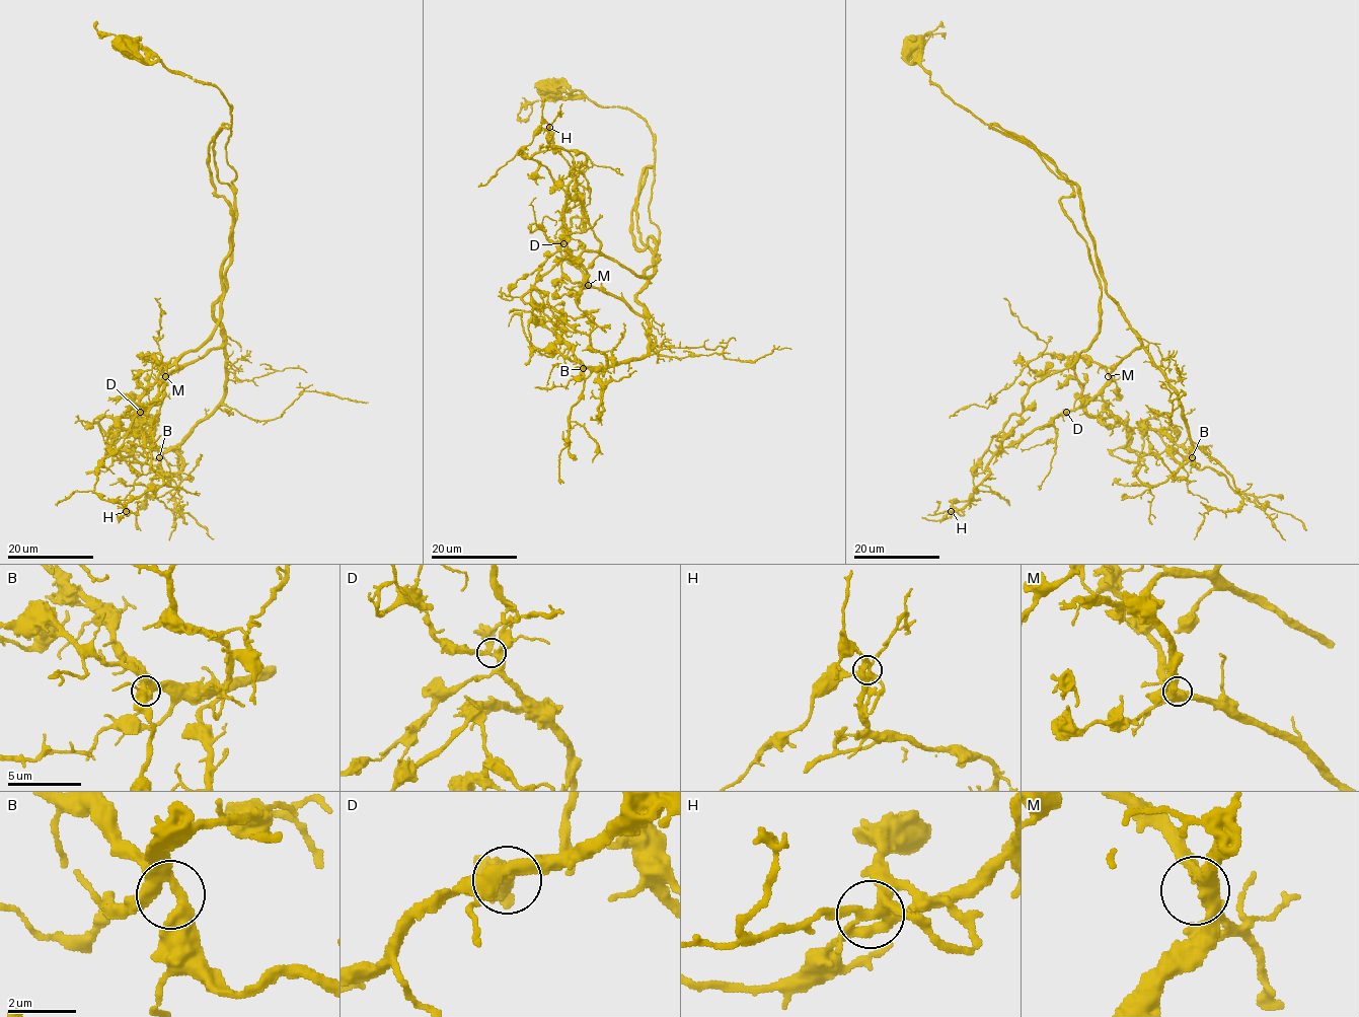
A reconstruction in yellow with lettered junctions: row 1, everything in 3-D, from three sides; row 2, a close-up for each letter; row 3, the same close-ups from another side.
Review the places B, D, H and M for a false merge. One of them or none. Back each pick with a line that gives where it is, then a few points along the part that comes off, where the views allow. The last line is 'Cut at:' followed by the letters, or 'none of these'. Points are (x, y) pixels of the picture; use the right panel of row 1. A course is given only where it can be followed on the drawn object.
Cut at: none of these

